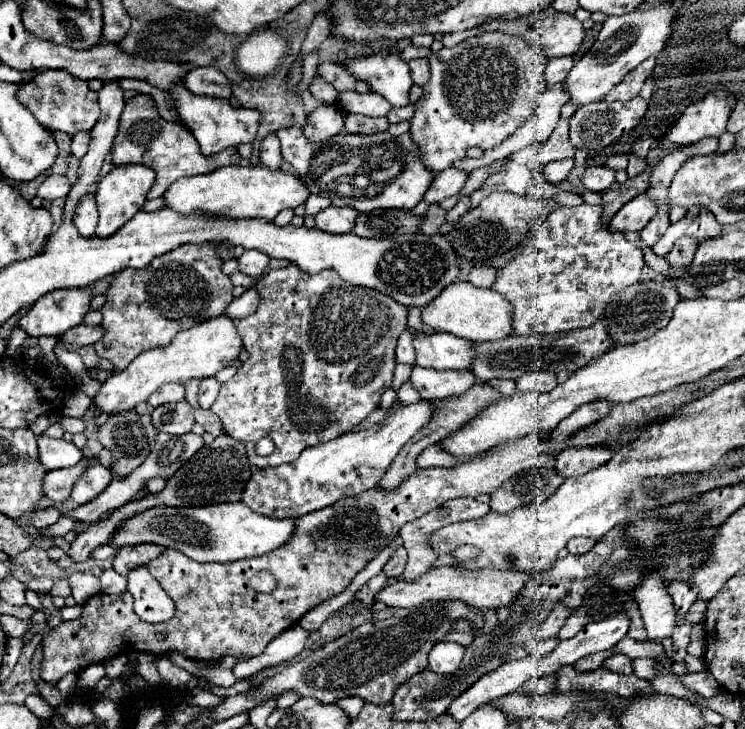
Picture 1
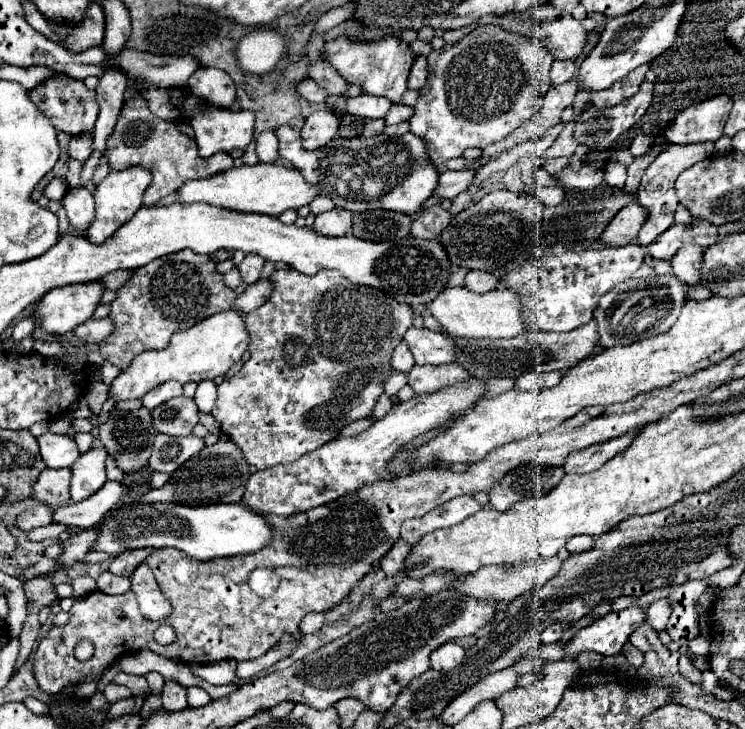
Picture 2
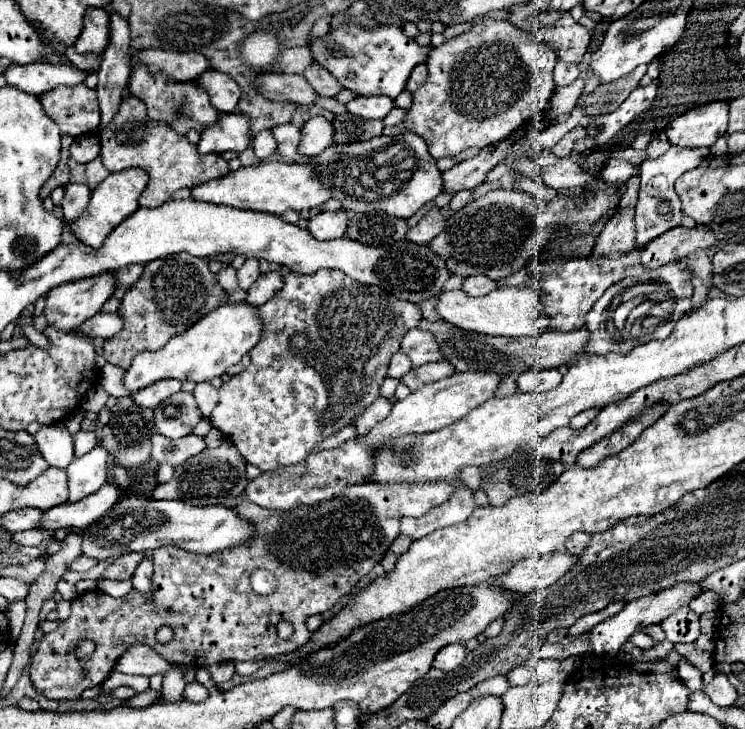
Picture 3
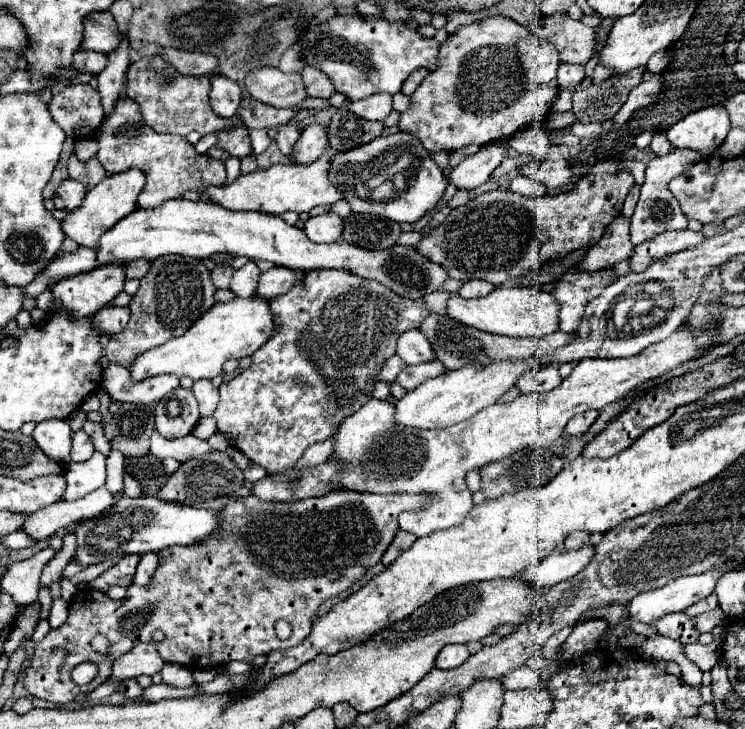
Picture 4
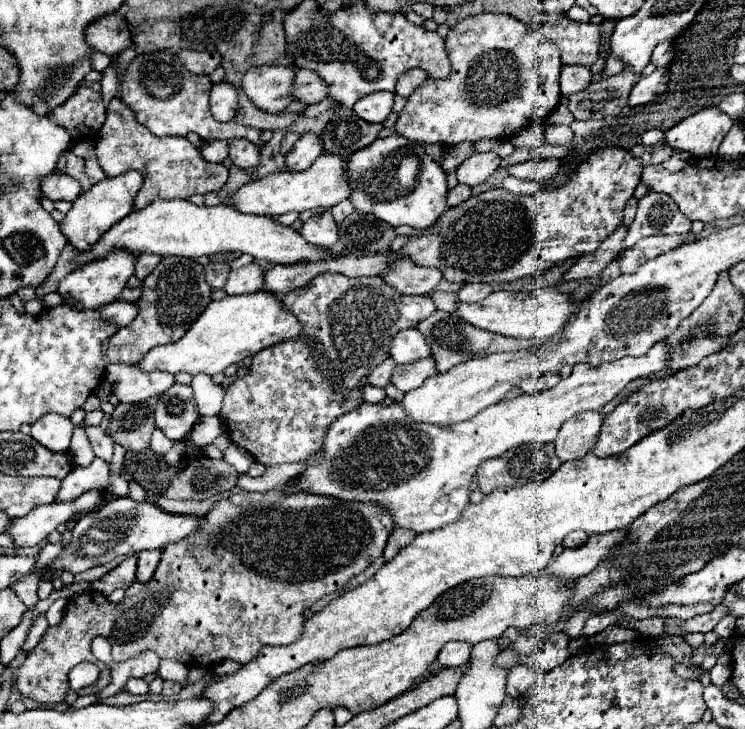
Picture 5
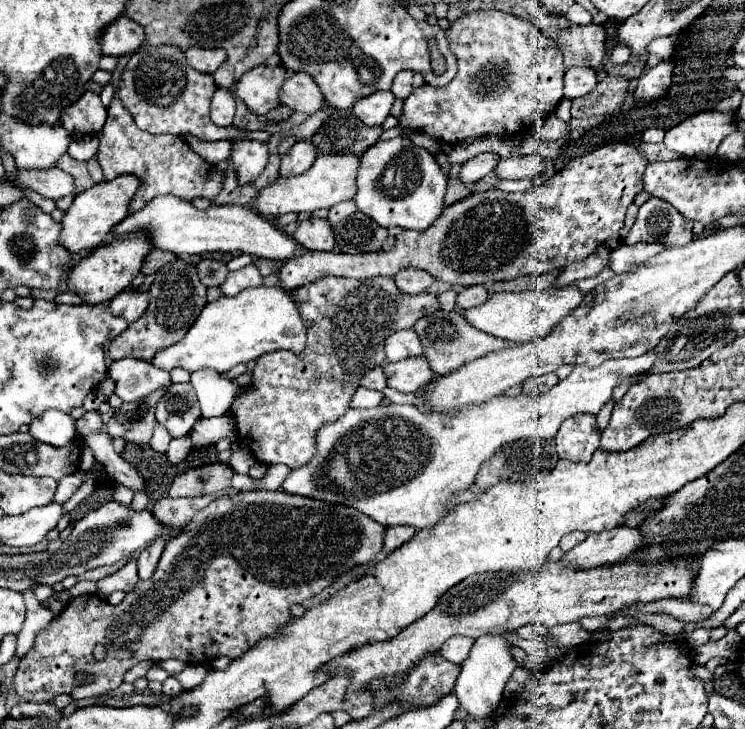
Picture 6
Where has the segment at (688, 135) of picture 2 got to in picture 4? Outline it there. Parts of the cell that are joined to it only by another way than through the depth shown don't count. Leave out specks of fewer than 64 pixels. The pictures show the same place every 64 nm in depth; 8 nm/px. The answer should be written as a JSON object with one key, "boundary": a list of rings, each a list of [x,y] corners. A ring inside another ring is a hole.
{"boundary":[[[708,106],[676,122],[666,136],[674,148],[688,148],[708,156],[724,142],[728,130],[728,112],[722,106]]]}

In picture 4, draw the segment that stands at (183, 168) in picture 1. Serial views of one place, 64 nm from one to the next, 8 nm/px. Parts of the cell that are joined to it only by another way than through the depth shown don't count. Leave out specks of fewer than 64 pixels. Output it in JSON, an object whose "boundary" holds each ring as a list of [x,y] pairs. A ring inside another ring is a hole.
{"boundary":[[[118,98],[114,112],[104,118],[98,130],[98,154],[106,174],[120,174],[130,168],[138,168],[146,176],[146,186],[138,196],[138,208],[156,208],[158,204],[180,198],[184,192],[204,192],[208,186],[222,186],[226,182],[226,168],[222,160],[214,160],[206,154],[198,154],[194,146],[174,134],[158,134],[144,124],[138,104],[130,98]]]}

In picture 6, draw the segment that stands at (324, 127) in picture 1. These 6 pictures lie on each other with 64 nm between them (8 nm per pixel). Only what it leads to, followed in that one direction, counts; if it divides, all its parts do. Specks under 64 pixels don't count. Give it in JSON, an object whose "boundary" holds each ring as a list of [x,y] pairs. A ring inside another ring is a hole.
{"boundary":[[[302,140],[298,144],[294,144],[294,148],[282,158],[280,162],[280,170],[278,176],[282,178],[290,178],[296,174],[302,174],[304,170],[308,170],[312,166],[316,158],[316,150],[308,140]]]}

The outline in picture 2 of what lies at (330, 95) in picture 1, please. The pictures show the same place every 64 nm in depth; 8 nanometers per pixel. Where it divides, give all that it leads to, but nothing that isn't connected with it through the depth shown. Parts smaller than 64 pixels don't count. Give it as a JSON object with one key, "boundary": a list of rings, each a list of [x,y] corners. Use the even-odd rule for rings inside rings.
{"boundary":[[[302,78],[298,84],[296,84],[296,90],[298,90],[298,94],[304,98],[304,100],[308,100],[308,102],[324,102],[326,100],[326,92],[314,82],[314,80],[310,80],[310,78]]]}

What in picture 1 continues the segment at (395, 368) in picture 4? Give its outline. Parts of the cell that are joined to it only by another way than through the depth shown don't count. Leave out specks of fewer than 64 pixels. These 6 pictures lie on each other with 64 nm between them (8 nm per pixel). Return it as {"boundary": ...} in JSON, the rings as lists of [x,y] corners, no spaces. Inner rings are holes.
{"boundary":[[[404,330],[398,338],[398,346],[396,346],[396,362],[400,364],[414,364],[414,348],[412,348],[412,336],[410,330]]]}

